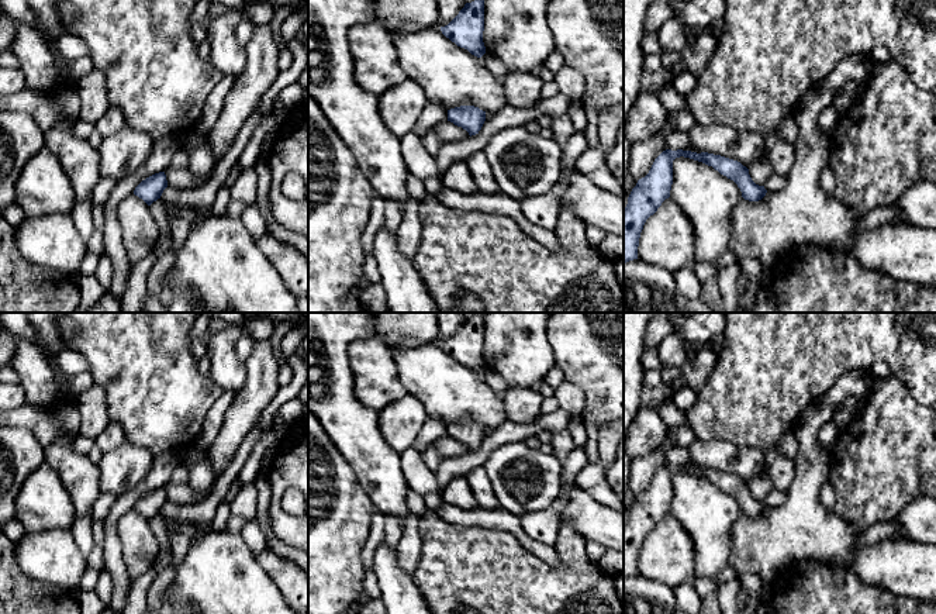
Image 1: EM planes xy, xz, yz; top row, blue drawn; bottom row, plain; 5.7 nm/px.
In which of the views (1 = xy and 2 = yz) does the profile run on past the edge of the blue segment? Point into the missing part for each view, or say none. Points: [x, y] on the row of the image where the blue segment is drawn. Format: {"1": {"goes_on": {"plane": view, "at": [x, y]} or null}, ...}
{"1": {"goes_on": null}, "2": {"goes_on": null}}

